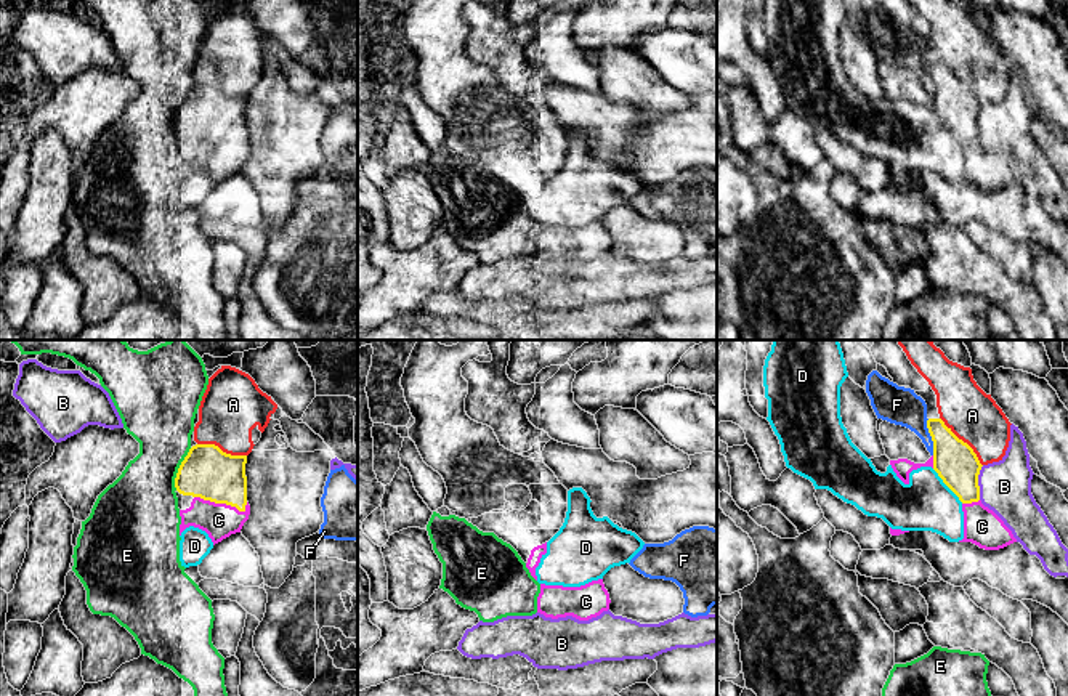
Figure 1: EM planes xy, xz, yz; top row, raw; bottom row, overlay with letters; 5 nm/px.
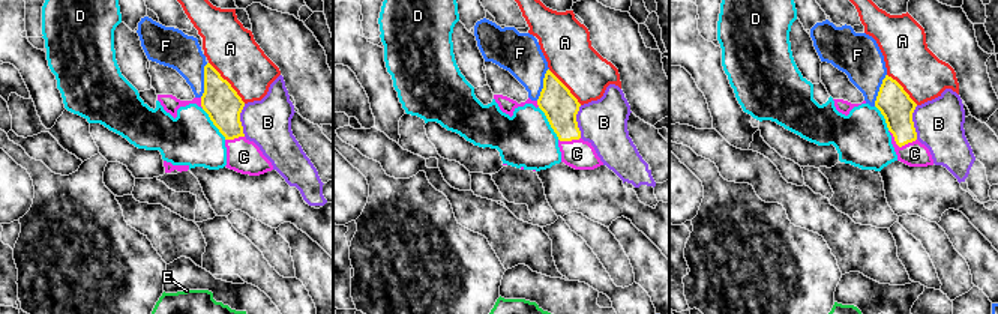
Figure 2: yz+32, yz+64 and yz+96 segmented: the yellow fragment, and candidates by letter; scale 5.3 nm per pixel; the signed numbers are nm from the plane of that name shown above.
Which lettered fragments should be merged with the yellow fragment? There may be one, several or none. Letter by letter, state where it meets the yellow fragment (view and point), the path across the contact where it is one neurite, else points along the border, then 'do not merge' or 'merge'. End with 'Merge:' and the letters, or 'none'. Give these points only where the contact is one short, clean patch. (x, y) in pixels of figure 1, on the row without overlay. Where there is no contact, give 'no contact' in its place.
A: meets yellow in yz at (962, 82); border along yz (940, 58), (972, 90), (982, 106); do not merge
B: meets yellow in yz at (977, 124); border along yz (983, 106), (978, 116), (978, 140); do not merge
C: meets yellow in xy at (222, 143); merge
D: meets yellow in yz at (946, 125); border along yz (932, 109), (962, 143); do not merge
E: meets yellow in xy at (178, 109); do not merge
F: meets yellow in yz at (930, 76); border along yz (927, 60), (934, 95); do not merge
Merge: C

